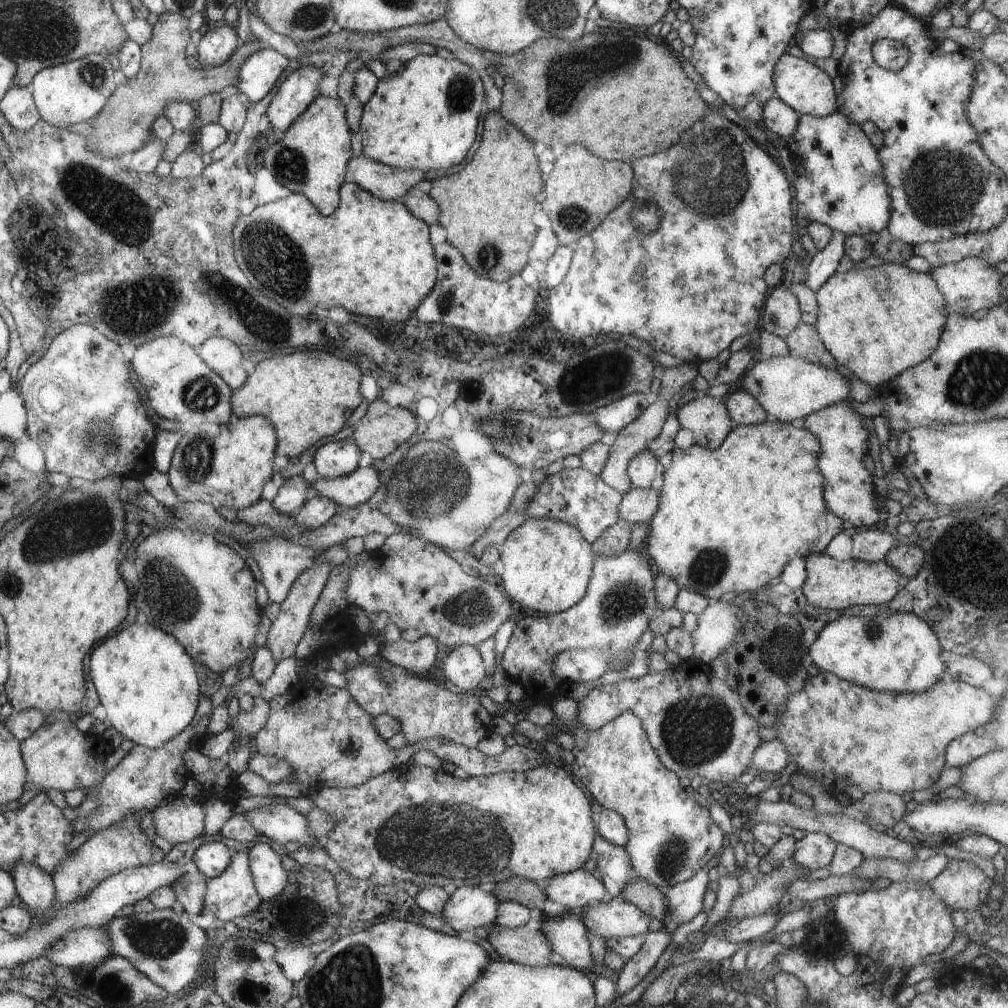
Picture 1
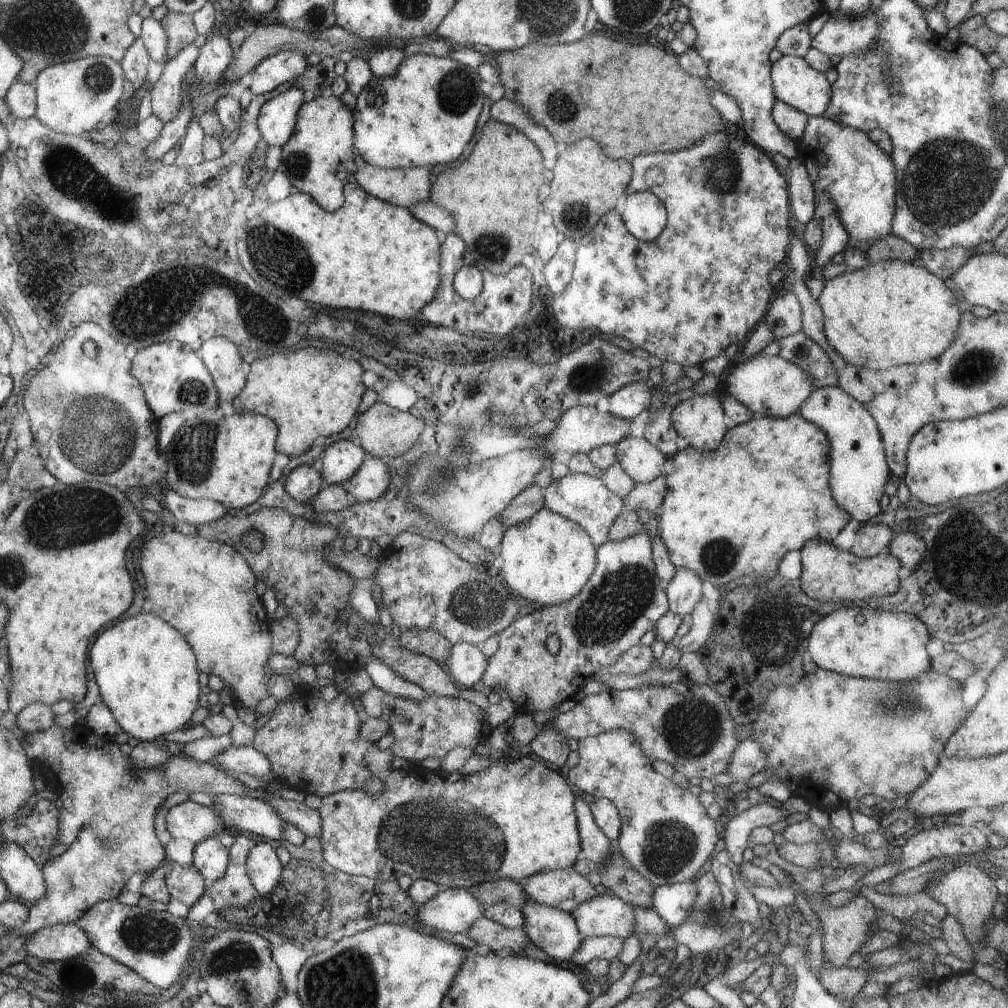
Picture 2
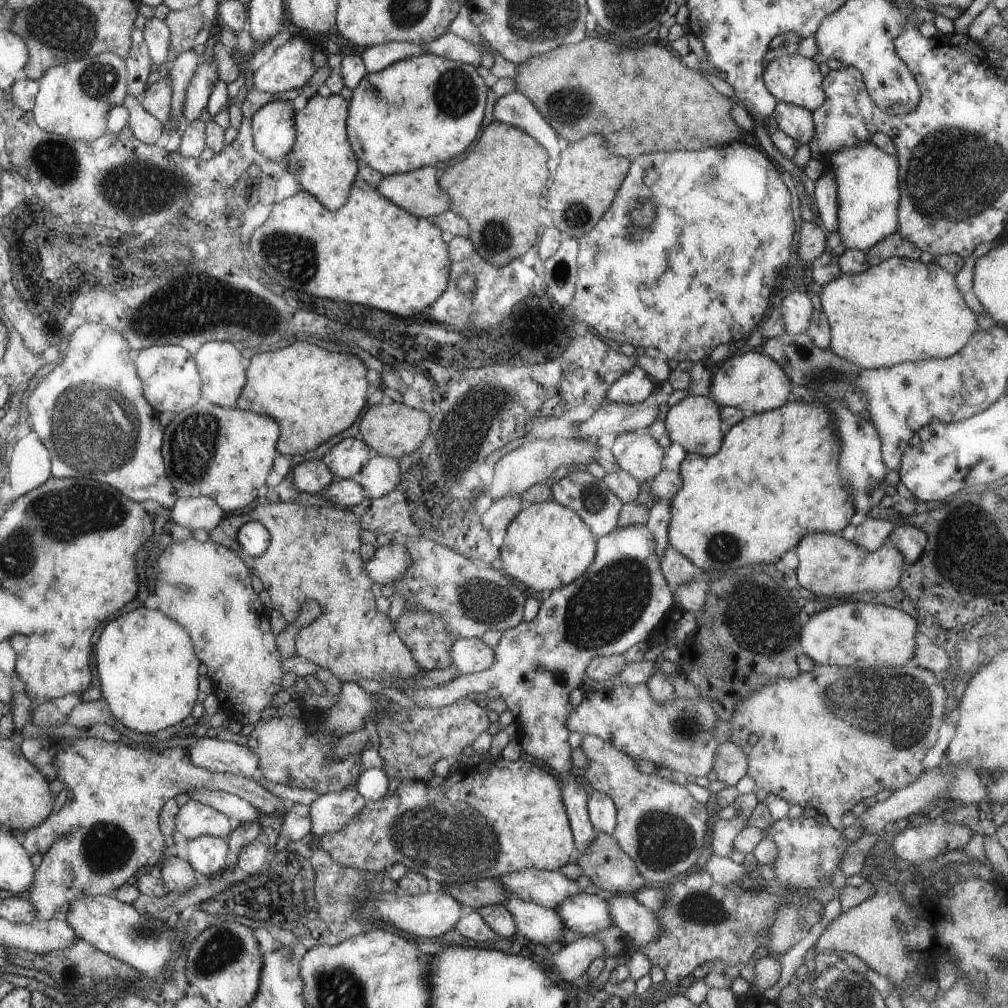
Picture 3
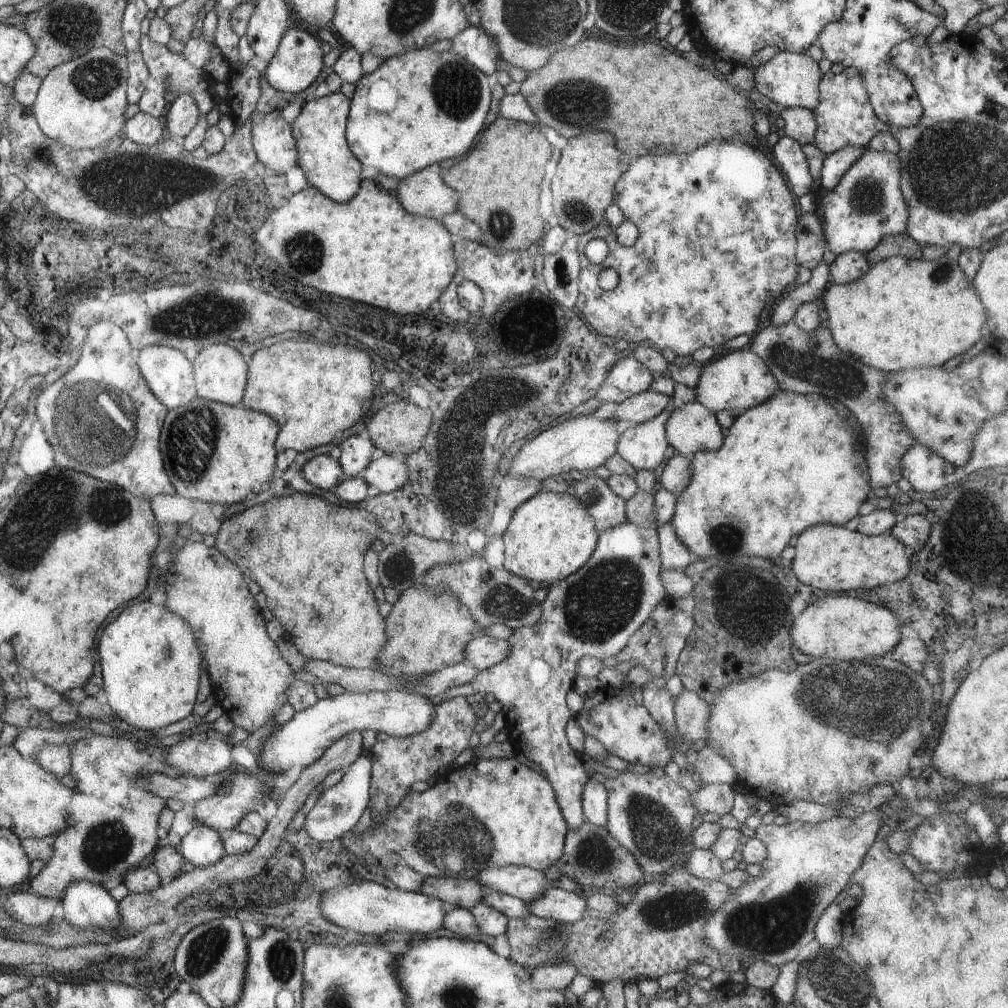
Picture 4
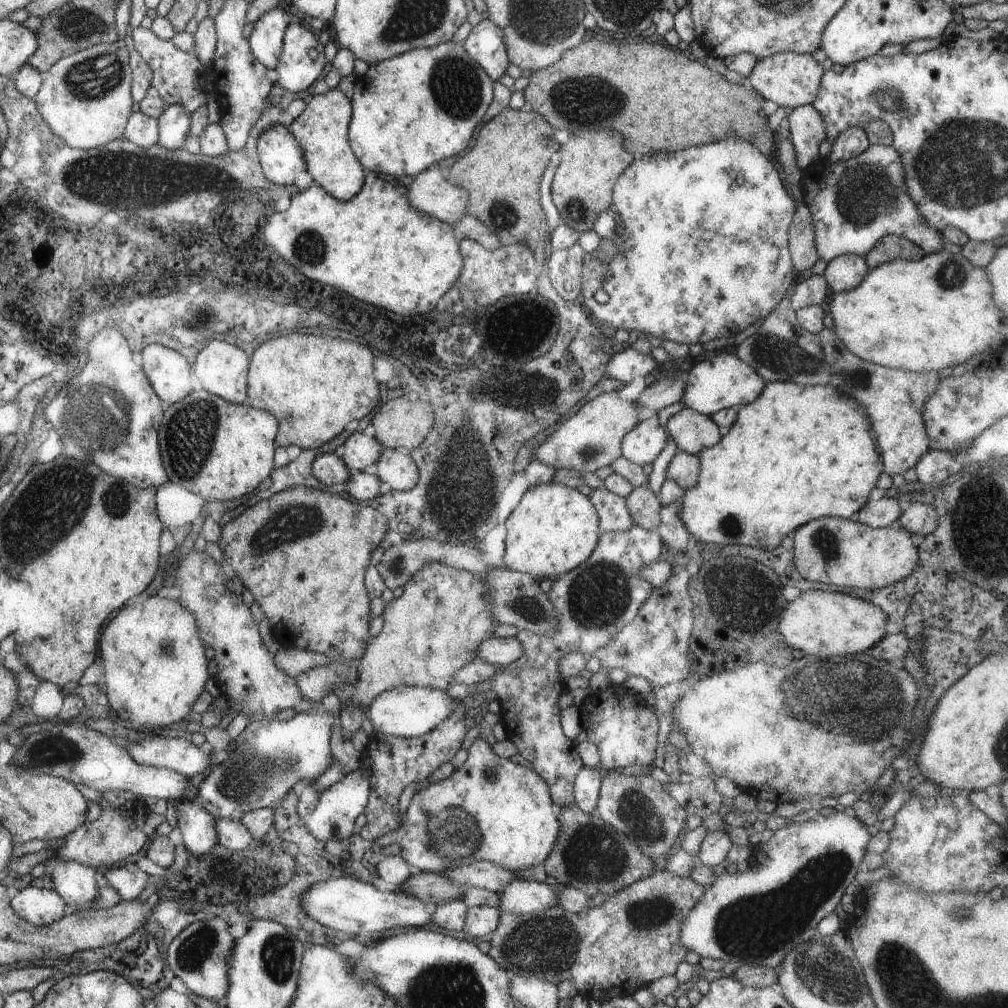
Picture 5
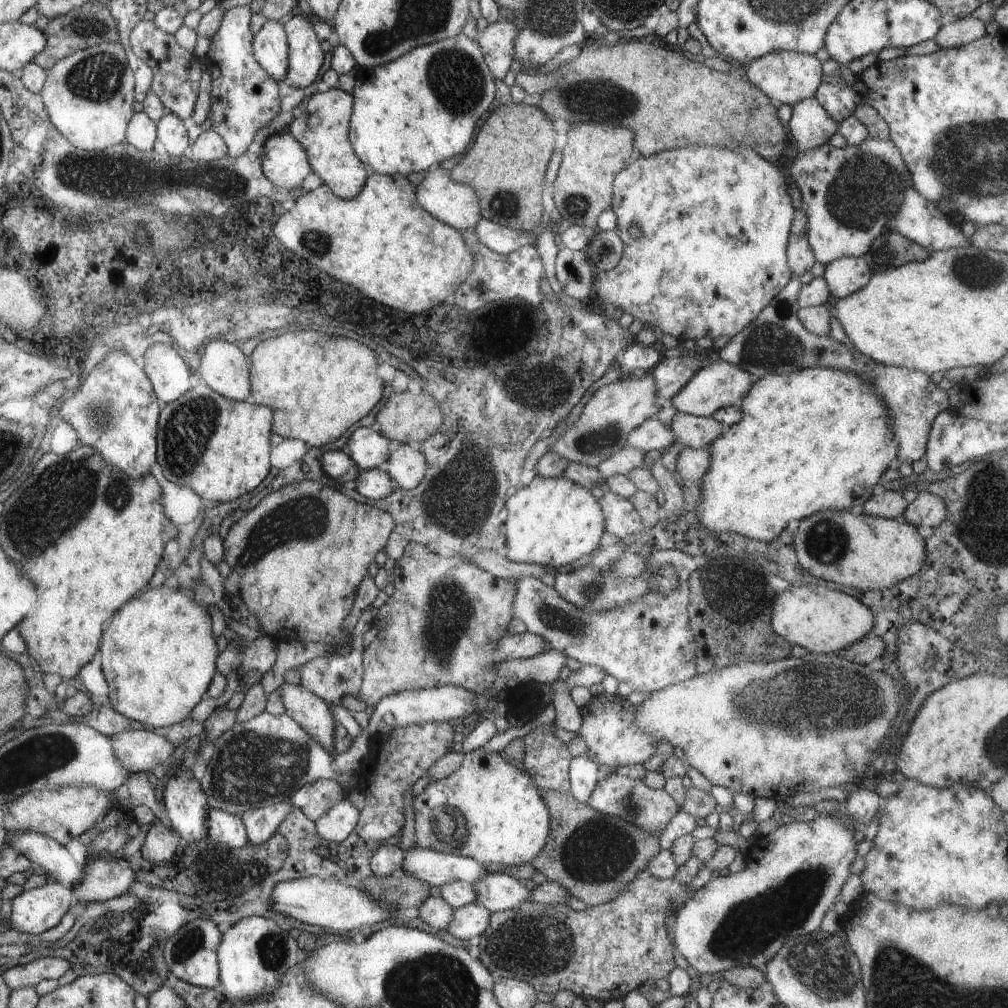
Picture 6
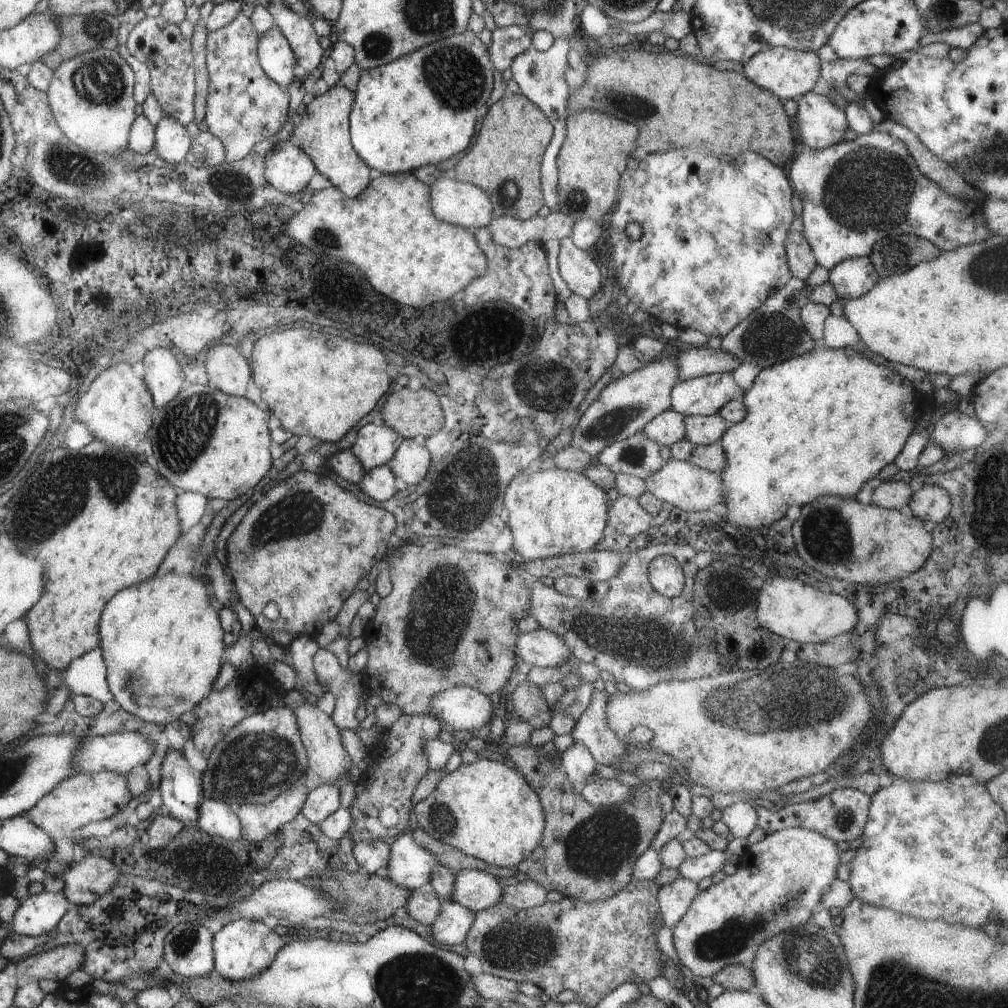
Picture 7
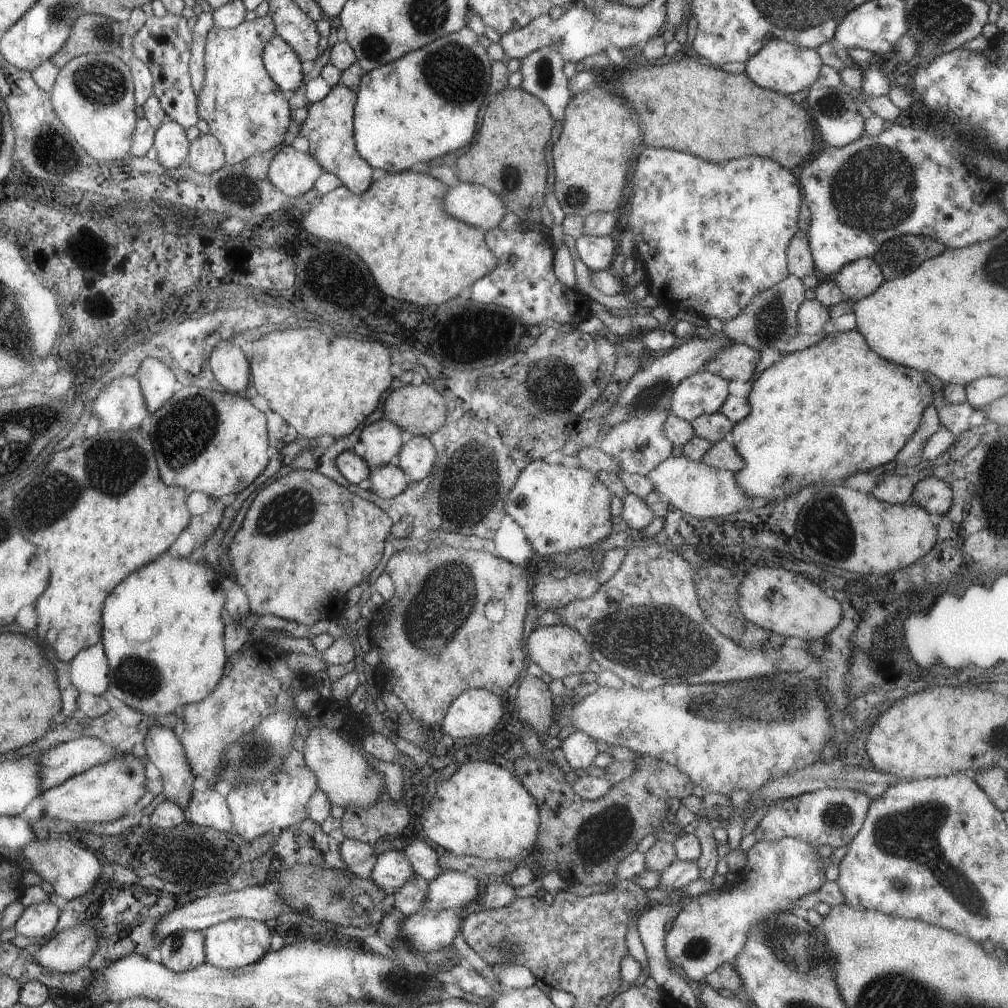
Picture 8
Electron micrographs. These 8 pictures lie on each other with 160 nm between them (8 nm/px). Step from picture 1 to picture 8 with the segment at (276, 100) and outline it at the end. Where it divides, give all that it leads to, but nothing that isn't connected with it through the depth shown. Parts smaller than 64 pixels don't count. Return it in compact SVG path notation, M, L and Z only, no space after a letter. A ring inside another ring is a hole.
M292 145L275 152L269 166L270 182L288 196L306 194L326 171L309 152L298 151Z

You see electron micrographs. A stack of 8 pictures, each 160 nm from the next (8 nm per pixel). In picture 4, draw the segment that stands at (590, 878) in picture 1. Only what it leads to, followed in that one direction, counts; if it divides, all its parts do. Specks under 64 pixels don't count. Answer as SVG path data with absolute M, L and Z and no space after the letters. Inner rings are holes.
M506 865L481 870L476 879L486 891L506 893L525 903L536 900L547 888L554 886L543 871L527 866Z

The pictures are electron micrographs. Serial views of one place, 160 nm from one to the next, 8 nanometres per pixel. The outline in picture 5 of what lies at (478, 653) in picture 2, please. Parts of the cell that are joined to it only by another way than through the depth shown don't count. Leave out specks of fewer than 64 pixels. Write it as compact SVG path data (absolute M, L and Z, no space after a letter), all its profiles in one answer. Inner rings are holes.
M492 636L481 642L480 657L490 664L505 667L517 661L525 653L525 647L516 637Z

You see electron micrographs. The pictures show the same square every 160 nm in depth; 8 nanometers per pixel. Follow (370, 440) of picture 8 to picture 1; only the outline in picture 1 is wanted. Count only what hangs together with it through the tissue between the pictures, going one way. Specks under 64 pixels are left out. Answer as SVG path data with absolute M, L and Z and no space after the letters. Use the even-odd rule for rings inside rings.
M352 440L331 441L318 448L313 462L319 476L335 479L352 474L359 467L360 452Z

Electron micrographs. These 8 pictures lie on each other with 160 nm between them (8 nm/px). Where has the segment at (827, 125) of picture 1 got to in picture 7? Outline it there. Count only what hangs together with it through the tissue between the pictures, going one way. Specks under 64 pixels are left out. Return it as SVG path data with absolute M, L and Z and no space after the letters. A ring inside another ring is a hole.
M873 130L823 150L806 147L792 162L788 180L804 205L801 217L804 237L817 265L826 267L829 272L844 260L870 257L874 244L884 236L918 236L932 242L941 251L952 251L992 237L982 212L984 202L966 201L960 196L946 194L940 184L932 182L920 172L906 144L889 133Z

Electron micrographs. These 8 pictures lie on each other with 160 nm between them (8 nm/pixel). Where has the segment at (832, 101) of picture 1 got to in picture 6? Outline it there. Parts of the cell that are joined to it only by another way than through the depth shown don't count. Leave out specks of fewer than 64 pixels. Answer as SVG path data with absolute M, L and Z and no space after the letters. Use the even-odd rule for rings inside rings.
M777 51L763 55L746 66L745 78L763 94L780 104L793 106L802 100L814 98L823 80L822 65L818 58L807 53Z

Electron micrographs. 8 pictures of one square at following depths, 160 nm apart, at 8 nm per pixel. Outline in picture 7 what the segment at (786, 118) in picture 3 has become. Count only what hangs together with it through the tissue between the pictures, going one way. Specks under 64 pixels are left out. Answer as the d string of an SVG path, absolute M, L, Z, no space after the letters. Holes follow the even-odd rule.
M808 92L797 100L794 116L799 140L812 150L823 150L844 141L848 129L846 114L823 92Z

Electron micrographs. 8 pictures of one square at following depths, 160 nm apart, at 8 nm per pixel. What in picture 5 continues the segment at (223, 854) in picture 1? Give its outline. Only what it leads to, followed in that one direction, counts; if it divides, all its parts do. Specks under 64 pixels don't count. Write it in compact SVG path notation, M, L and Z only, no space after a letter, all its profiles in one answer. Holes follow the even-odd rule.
M180 800L176 806L177 824L182 833L183 844L194 856L210 853L218 843L216 818L194 800Z

